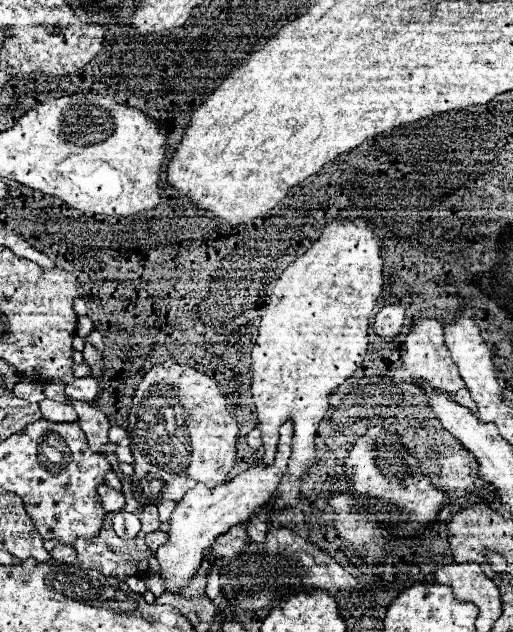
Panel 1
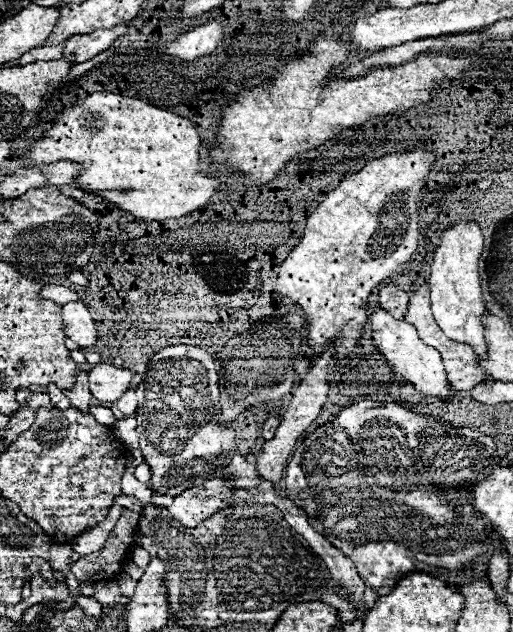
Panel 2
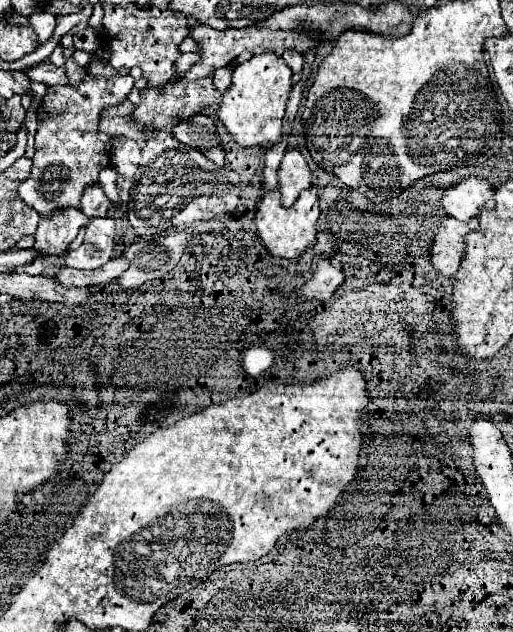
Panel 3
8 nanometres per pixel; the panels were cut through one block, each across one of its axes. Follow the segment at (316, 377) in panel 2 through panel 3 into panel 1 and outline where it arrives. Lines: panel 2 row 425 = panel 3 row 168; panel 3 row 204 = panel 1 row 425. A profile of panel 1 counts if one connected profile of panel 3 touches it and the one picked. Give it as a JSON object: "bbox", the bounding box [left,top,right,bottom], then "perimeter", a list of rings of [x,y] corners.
{"bbox":[158,422,292,592],"perimeter":[[[286,422],[280,428],[280,442],[278,442],[274,464],[262,466],[260,462],[256,462],[244,474],[236,476],[228,484],[222,484],[218,488],[196,486],[194,490],[190,490],[184,496],[184,500],[178,502],[176,510],[172,512],[168,542],[158,548],[162,580],[164,580],[168,592],[180,590],[182,586],[190,584],[194,574],[200,568],[206,548],[210,548],[214,544],[214,540],[220,534],[224,534],[226,530],[230,530],[232,526],[244,524],[262,504],[266,504],[270,500],[270,496],[276,492],[282,476],[286,474],[286,464],[290,458],[290,440],[292,440],[292,424]]]}

